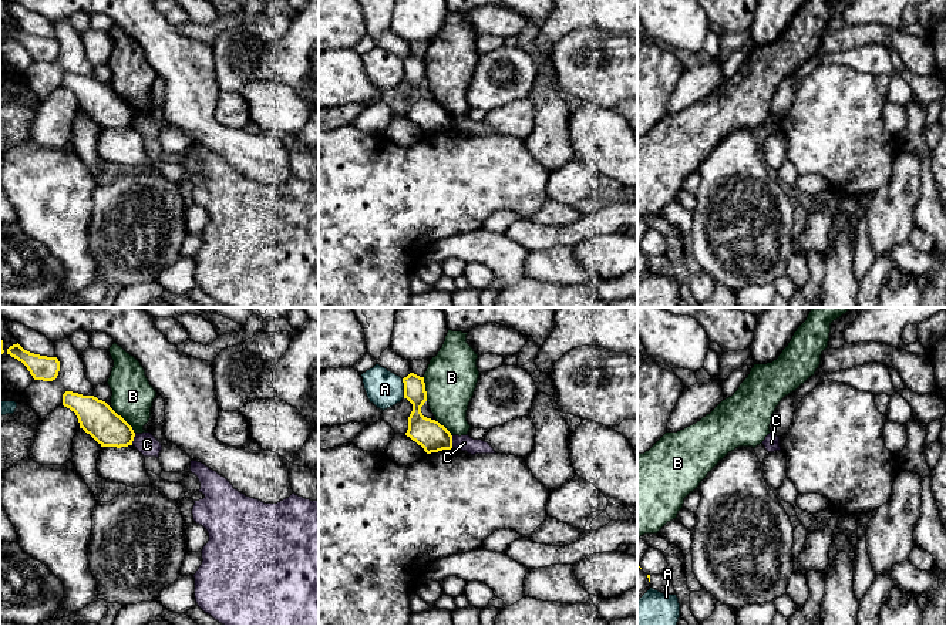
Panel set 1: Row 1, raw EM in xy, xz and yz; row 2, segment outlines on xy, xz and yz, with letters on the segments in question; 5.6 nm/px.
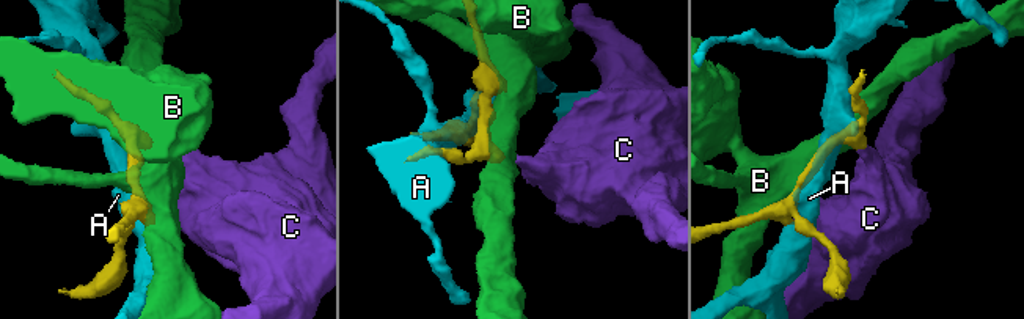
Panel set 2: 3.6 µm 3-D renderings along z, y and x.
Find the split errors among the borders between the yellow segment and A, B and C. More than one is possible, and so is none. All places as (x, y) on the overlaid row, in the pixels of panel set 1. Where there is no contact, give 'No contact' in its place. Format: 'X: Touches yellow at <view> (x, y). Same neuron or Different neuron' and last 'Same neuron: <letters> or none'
A: Touches yellow at xz (404, 389). Different neuron
B: Touches yellow at xy (124, 420). Different neuron
C: Touches yellow at xz (451, 441). Different neuron
Same neuron: none

